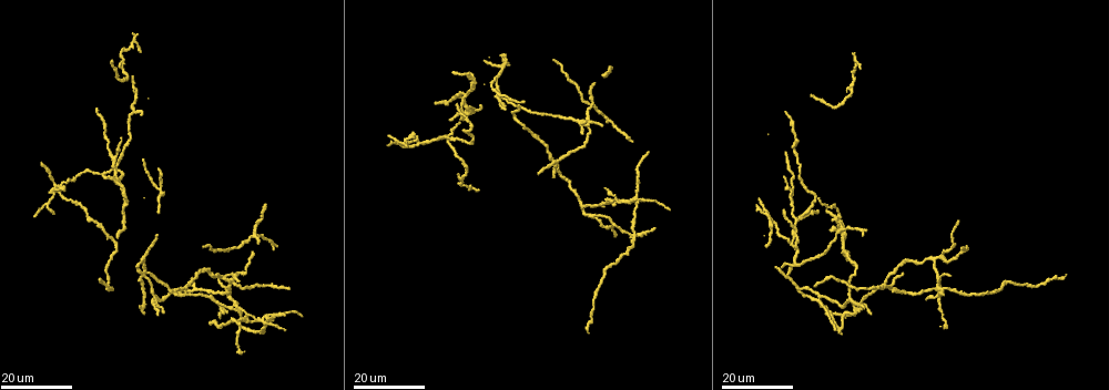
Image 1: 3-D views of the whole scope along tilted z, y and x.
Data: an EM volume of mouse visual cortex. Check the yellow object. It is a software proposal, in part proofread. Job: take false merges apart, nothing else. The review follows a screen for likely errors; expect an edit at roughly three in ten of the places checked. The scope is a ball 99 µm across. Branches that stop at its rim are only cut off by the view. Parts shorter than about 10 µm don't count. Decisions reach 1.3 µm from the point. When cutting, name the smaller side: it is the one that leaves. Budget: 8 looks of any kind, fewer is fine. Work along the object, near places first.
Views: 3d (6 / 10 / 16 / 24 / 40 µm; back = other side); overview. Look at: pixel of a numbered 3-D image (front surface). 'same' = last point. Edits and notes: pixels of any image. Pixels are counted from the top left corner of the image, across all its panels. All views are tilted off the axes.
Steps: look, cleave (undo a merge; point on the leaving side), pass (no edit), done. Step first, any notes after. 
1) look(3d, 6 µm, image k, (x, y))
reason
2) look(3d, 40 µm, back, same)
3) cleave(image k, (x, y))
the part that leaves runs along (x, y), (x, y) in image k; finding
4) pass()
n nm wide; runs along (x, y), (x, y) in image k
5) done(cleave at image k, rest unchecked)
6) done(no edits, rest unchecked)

look(3d, 16 µm, image 1, (793, 242))
three-way junction

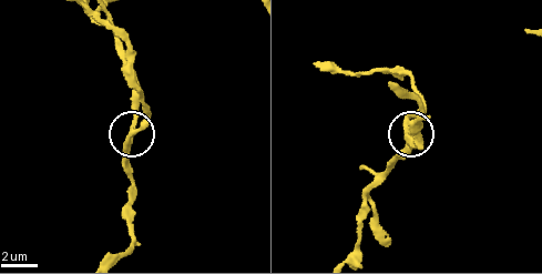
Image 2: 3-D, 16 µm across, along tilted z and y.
look(3d, 10 µm, image 2, (405, 124))

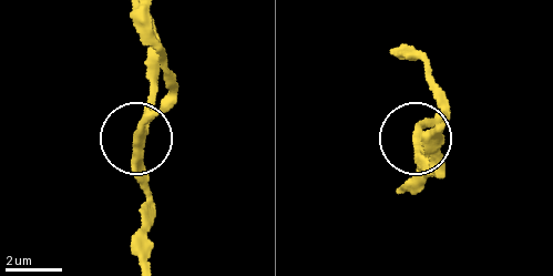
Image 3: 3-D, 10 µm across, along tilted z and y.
pass()
side arm 13 µm; 3 arms; continuous, no second cell

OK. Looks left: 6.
look(3d, 16 µm, image 1, (462, 96))
three arms meet

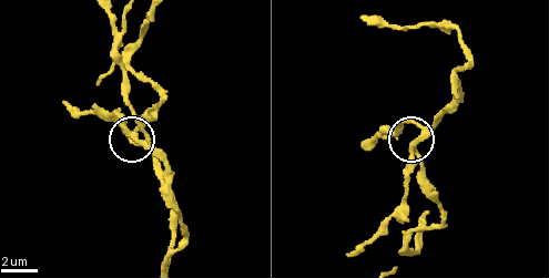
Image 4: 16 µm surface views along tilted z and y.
look(3d, 10 µm, image 4, (420, 136))
closer look

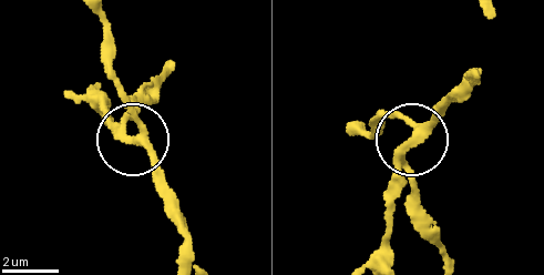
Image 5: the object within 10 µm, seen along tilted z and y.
pass()
side arm 25 µm; all the same cell

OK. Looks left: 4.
look(3d, 24 µm, image 1, (223, 275))
a fork

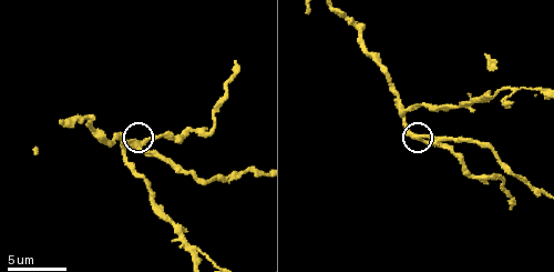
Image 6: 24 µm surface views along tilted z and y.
look(3d, 6 µm, image 6, (140, 147))

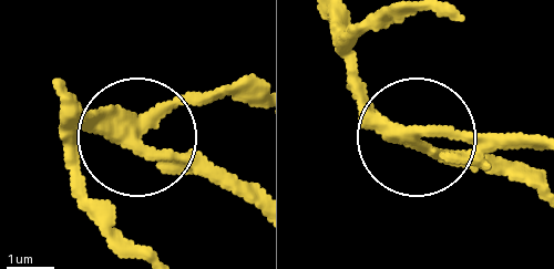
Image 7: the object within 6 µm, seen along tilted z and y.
pass()
3 arms; runs along (65, 117), (126, 132), (227, 84) in image 7; one cell here

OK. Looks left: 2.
look(3d, 10 µm, image 6, (199, 258))
three arms meet

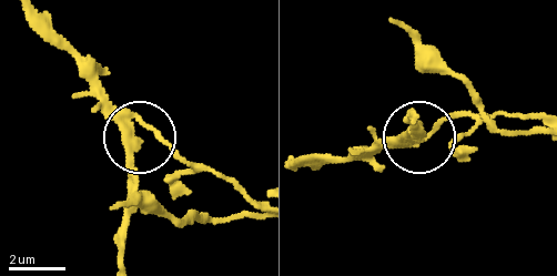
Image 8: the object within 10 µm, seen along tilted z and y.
look(3d, 6 µm, image 8, (138, 135))

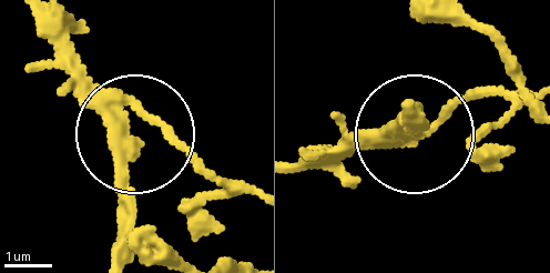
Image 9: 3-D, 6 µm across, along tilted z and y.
cleave(image 9, (164, 128))
the part that leaves runs along (110, 99), (252, 186) in image 9; a second cell is stuck on

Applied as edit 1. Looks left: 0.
done(cleave at image 9, rest unchecked)

